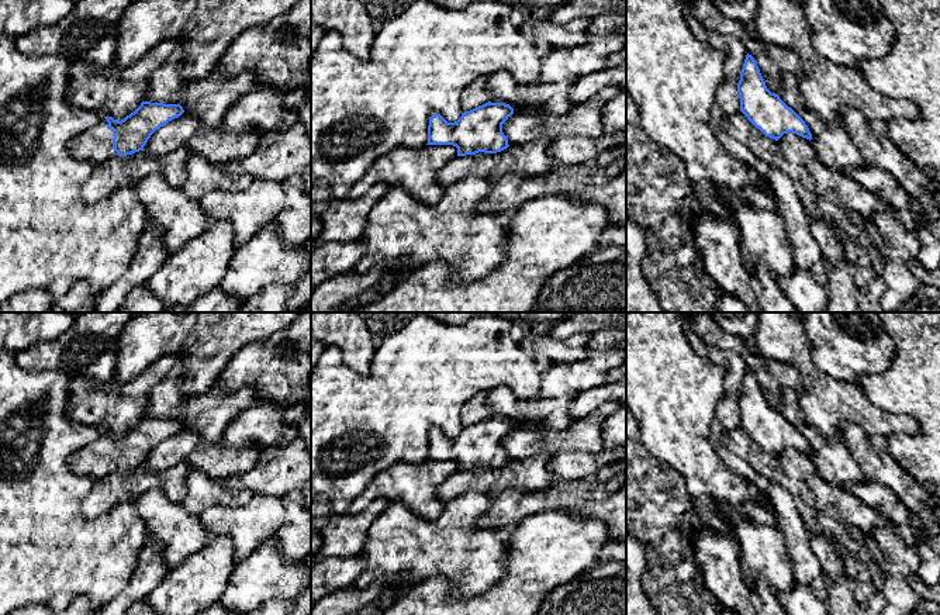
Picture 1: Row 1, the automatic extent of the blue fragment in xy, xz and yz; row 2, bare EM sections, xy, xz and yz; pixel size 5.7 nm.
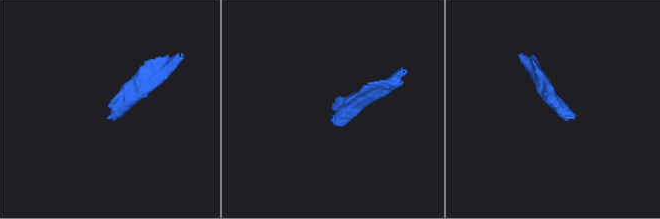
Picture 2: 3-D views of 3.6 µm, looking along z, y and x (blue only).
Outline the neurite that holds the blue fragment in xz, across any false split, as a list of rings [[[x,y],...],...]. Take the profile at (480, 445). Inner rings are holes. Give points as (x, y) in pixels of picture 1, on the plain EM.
[[[491,417],[462,428],[455,438],[435,429],[429,433],[426,460],[453,460],[457,471],[501,467],[509,462],[502,439],[512,429],[509,419]]]

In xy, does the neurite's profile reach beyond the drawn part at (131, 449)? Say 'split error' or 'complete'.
split error

